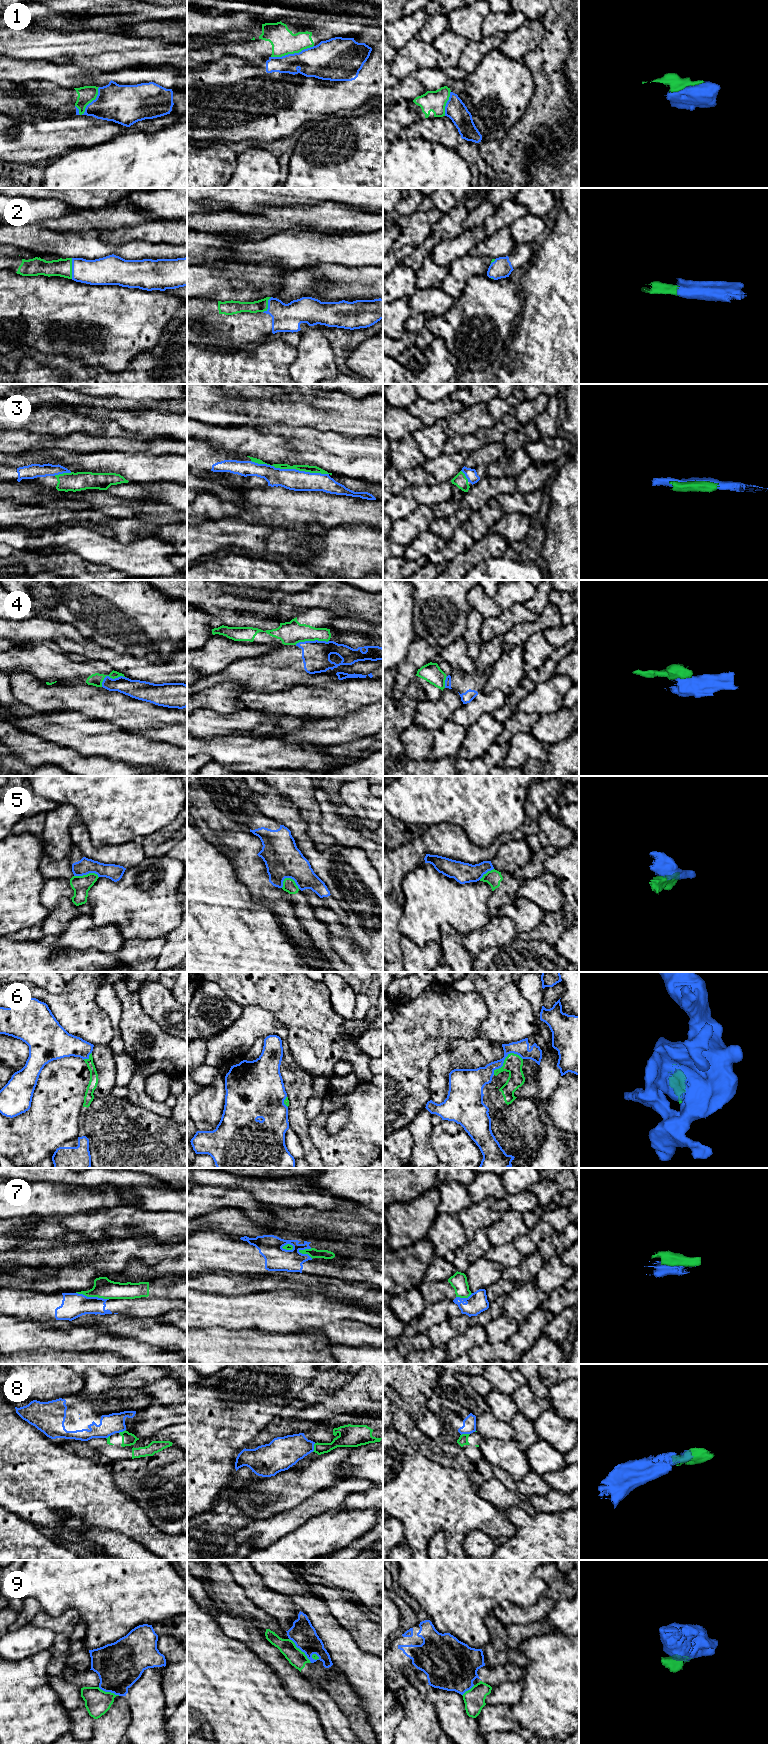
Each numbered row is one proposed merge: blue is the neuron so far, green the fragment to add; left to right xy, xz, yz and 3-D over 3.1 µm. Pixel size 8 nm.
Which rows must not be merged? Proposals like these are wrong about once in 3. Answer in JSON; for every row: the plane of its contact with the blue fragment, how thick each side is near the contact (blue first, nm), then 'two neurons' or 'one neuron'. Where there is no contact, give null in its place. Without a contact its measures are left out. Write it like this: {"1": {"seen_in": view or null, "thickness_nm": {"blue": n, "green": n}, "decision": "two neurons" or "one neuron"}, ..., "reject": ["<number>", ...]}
{"1": {"seen_in": "xz", "thickness_nm": {"blue": 280, "green": 200}, "decision": "two neurons"}, "2": {"seen_in": "xy", "thickness_nm": {"blue": 220, "green": 140}, "decision": "one neuron"}, "3": {"seen_in": "xz", "thickness_nm": {"blue": 170, "green": 60}, "decision": "one neuron"}, "4": {"seen_in": "xz", "thickness_nm": {"blue": 220, "green": 190}, "decision": "two neurons"}, "5": {"seen_in": "xz", "thickness_nm": {"blue": 300, "green": 110}, "decision": "two neurons"}, "6": {"seen_in": "yz", "thickness_nm": {"blue": 150, "green": 150}, "decision": "one neuron"}, "7": {"seen_in": "xy", "thickness_nm": {"blue": 200, "green": 160}, "decision": "two neurons"}, "8": {"seen_in": "xz", "thickness_nm": {"blue": 260, "green": 110}, "decision": "two neurons"}, "9": {"seen_in": "xz", "thickness_nm": {"blue": 200, "green": 140}, "decision": "two neurons"}, "reject": ["1", "4", "5", "7", "8", "9"]}

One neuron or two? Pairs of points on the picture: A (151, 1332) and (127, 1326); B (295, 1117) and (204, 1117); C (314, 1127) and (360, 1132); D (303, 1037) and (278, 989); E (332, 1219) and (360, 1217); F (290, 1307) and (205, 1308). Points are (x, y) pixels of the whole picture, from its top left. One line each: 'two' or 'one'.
A: one
B: two
C: one
D: one
E: one
F: one

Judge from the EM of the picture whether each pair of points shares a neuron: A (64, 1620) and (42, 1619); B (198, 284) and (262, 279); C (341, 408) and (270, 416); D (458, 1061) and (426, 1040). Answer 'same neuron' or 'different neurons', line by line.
A: same neuron
B: same neuron
C: same neuron
D: different neurons

